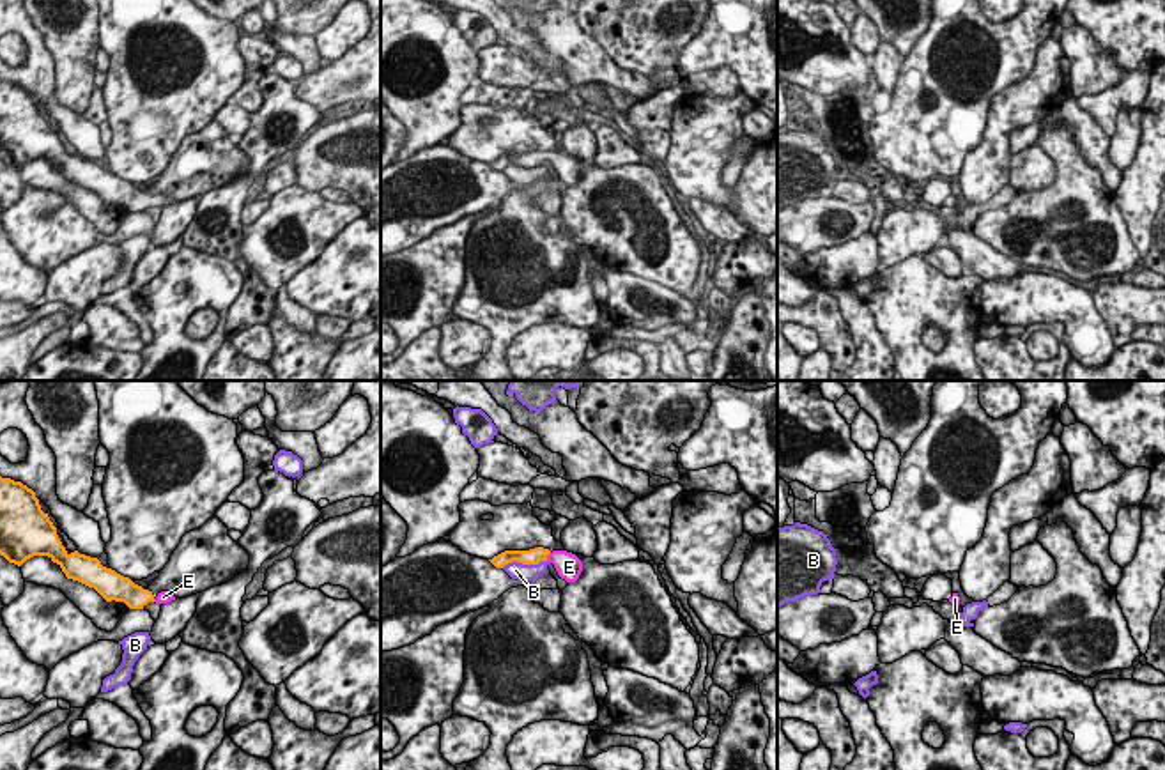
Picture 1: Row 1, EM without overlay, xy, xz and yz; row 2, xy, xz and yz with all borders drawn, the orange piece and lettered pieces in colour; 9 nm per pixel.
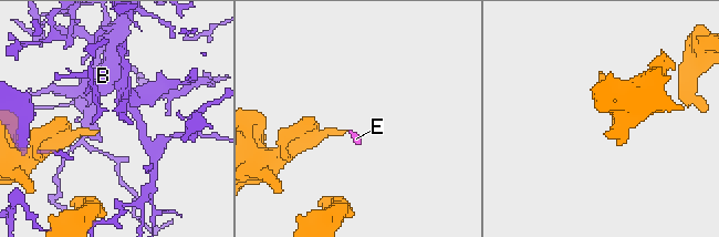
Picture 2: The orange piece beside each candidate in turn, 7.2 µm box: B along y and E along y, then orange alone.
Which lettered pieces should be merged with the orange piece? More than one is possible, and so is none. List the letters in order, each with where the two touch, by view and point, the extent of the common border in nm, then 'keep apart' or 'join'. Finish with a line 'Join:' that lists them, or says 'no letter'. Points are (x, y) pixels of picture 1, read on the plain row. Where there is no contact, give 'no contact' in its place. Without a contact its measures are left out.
B: xz (523, 167) | 420 nm | keep apart
E: xz (547, 158) | 100 nm | join
Join: E

